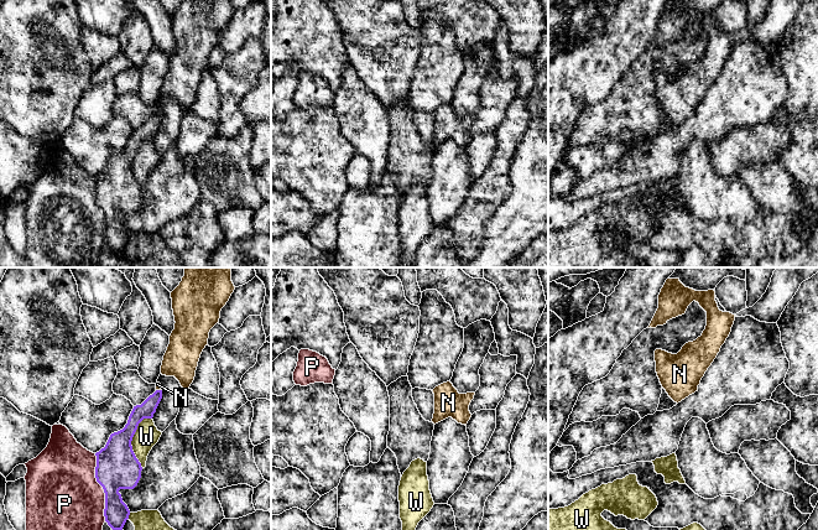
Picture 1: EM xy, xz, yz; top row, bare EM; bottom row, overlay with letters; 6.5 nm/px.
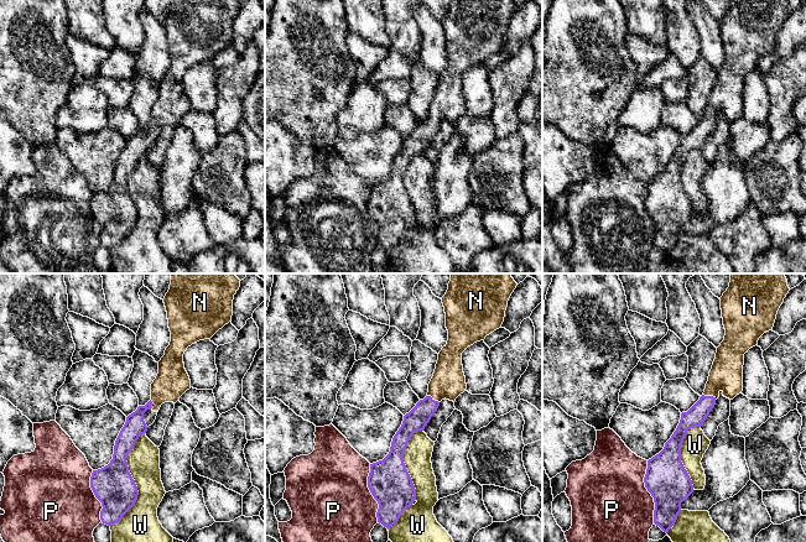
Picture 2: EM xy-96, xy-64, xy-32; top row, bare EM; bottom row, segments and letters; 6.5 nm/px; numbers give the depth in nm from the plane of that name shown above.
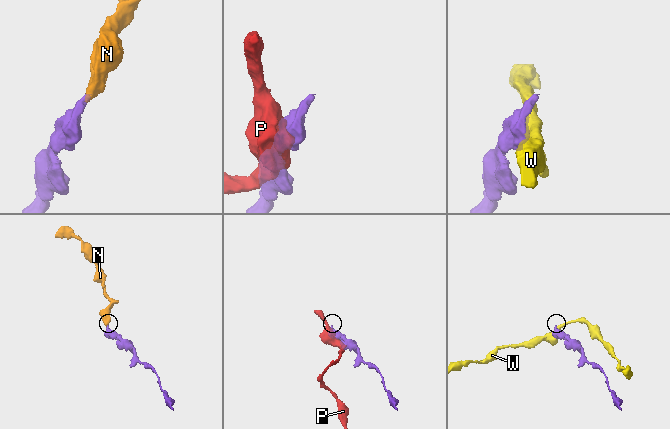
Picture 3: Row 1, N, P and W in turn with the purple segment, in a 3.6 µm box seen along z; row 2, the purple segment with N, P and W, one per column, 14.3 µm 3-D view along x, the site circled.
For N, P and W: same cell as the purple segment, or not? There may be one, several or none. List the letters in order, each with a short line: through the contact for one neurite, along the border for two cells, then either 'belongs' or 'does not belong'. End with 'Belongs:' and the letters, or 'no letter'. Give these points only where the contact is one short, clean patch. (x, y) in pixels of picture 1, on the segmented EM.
N: line xy (146, 410), (159, 390), (157, 384); belongs
P: does not belong
W: does not belong
Belongs: N

